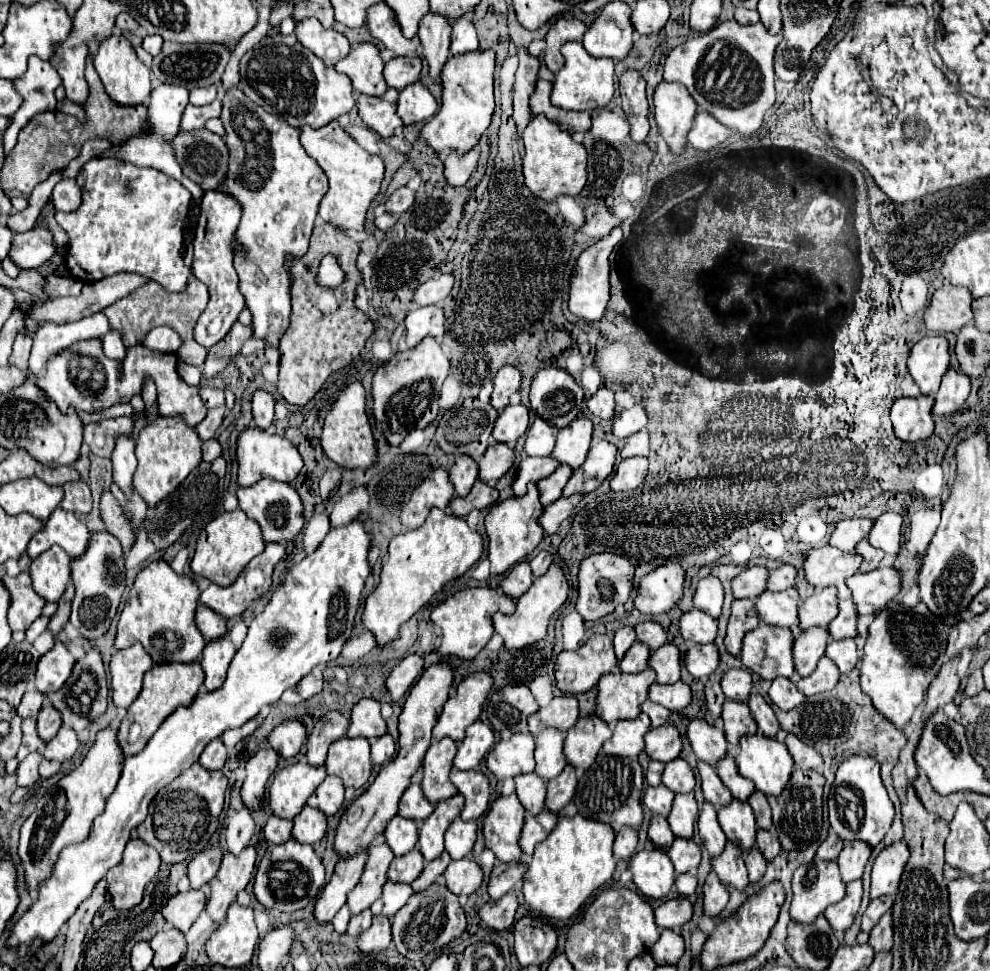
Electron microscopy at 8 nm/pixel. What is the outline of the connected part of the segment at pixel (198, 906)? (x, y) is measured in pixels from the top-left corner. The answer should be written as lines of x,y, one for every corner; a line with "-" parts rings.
190,889
186,893
176,893
174,897
170,897
166,907
162,909
162,915
168,923
186,933
198,919
198,915
204,911
204,907
206,895
200,889

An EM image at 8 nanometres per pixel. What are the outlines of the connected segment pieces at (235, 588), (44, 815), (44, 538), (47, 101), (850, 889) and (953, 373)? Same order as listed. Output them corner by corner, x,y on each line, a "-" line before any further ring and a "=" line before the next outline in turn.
266,543
266,549
264,549
260,555
256,555
256,557
244,567
244,571
238,575
238,579
236,579
230,587
220,587
220,585
214,585
214,583
212,583
212,585
200,595
200,601
202,601
206,607
210,607
210,609
214,609
216,613
220,613
224,619
242,615
250,601
262,597
262,595
270,589
274,565
276,565
282,557
284,557
284,545
280,545
280,543
268,545
268,543
=
102,729
96,735
94,745
88,755
72,773
62,777
58,785
54,785
48,793
38,799
36,809
24,821
20,829
20,845
18,859
24,869
24,879
28,891
34,891
42,881
52,875
58,853
74,843
82,843
92,829
92,821
96,815
104,811
106,799
112,795
122,771
122,753
118,749
116,731
=
56,507
48,521
44,523
42,531
38,531
30,539
28,555
34,559
52,545
60,545
70,557
78,557
82,555
82,549
86,549
86,541
88,541
86,525
80,523
74,513
=
30,57
28,71
14,81
18,85
18,91
24,97
24,107
14,115
12,125
4,133
4,149
6,153
16,145
18,131
34,117
36,113
42,111
56,111
56,97
54,89
62,83
58,77
58,71
54,71
54,65
48,61
42,61
38,57
=
852,881
850,885
846,885
846,897
838,903
838,905
830,905
830,909
826,909
824,917
828,919
830,927
840,935
846,929
850,929
850,925
854,923
854,917
858,913
860,907
860,899
862,899
862,881
=
948,369
942,377
942,385
936,395
936,403
934,403
932,413
934,415
954,413
964,405
968,395
970,395
970,377
964,375
962,371

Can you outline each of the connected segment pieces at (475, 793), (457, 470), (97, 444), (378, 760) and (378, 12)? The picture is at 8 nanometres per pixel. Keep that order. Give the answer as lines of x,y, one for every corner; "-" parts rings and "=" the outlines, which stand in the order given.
452,769
450,781
456,785
456,789
466,797
466,805
462,809
462,819
478,819
486,813
490,803
490,789
488,789
488,777
474,769
474,771
460,771
=
456,455
456,463
450,469
450,479
454,483
454,493
458,497
466,497
478,479
478,463
472,457
=
118,417
118,419
90,423
84,427
84,441
94,455
110,459
118,437
122,437
126,433
130,435
132,427
134,427
134,421
130,417
=
390,733
378,737
378,739
372,743
372,761
374,761
376,765
388,763
394,755
396,755
396,745
394,745
394,739
390,737
=
384,1
374,5
374,9
370,9
366,23
368,23
368,33
376,41
380,41
388,49
392,49
396,55
416,55
418,53
418,47
420,47
418,37
406,39
402,35
402,31
398,29
394,11

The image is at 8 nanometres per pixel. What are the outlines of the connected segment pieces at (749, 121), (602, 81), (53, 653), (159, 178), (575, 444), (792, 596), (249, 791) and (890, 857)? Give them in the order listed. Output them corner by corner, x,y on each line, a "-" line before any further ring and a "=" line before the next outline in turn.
736,21
718,23
706,35
692,37
670,51
664,65
664,81
682,83
698,103
698,109
710,113
718,123
746,137
754,135
762,127
768,109
774,105
772,57
780,41
780,35
770,35
760,23
748,27
=
572,41
564,45
562,55
566,59
566,65
556,73
556,81
550,97
552,103
566,111
594,111
606,107
614,95
614,61
596,59
588,55
580,41
=
56,641
56,645
44,653
38,661
38,671
36,671
36,689
40,693
50,693
58,691
64,681
70,677
74,667
74,657
66,649
64,643
=
92,159
82,167
82,171
76,177
76,183
82,189
80,207
72,213
56,213
58,225
70,237
66,255
68,273
74,279
86,283
128,271
146,275
148,279
164,285
164,289
182,291
190,277
190,269
184,267
182,261
184,229
188,225
188,213
192,203
190,191
186,191
176,179
168,177
158,169
152,167
142,169
136,165
126,165
126,161
114,161
114,159
=
574,419
570,425
558,431
552,457
570,465
572,469
578,469
590,451
592,429
594,425
590,419
=
794,587
780,593
764,591
756,599
756,611
764,623
776,627
788,627
792,631
798,631
800,625
798,605
800,605
800,595
=
268,749
268,751
258,751
246,763
246,779
242,783
242,801
248,809
252,809
252,811
262,809
264,789
266,789
268,779
276,771
278,759
280,759
278,753
=
906,841
892,843
890,847
882,849
872,865
872,885
870,885
870,899
880,895
894,895
898,891
906,861
908,861
908,845

